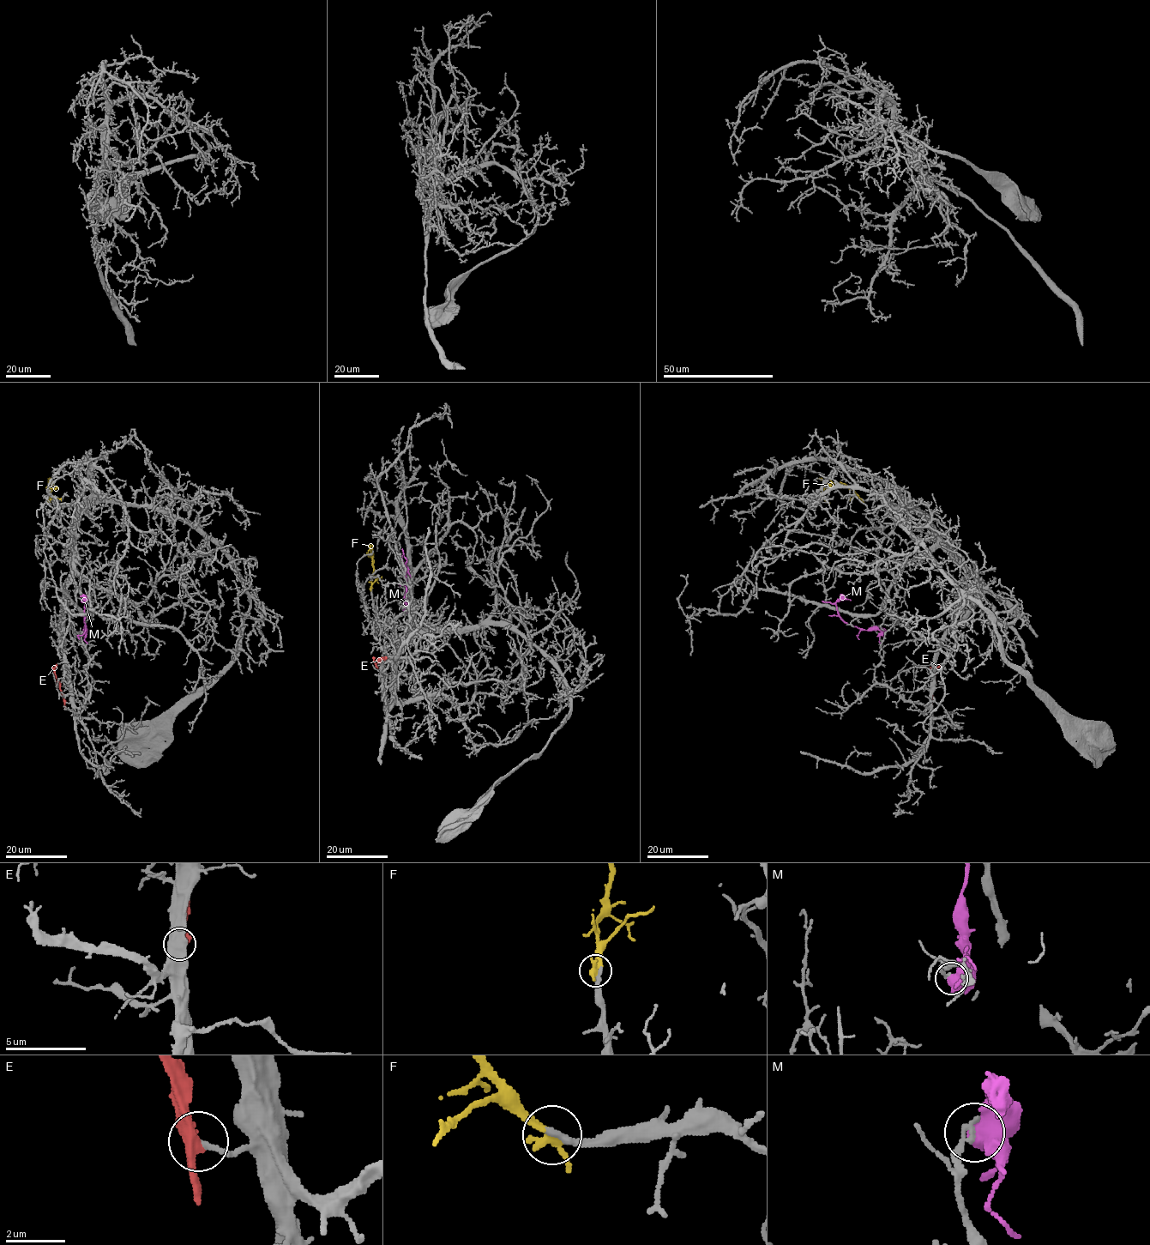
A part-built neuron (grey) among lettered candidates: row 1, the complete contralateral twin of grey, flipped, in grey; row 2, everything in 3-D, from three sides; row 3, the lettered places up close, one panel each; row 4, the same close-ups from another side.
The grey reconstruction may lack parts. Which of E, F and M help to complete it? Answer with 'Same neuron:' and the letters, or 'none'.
Same neuron: F

